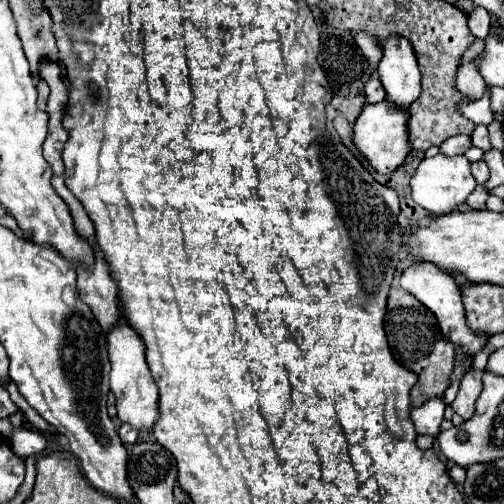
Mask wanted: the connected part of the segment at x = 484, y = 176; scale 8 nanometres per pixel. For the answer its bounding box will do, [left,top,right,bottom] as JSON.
[471,160,489,184]

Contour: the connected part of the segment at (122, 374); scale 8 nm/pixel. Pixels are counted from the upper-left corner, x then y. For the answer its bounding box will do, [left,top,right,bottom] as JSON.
[107,320,159,434]

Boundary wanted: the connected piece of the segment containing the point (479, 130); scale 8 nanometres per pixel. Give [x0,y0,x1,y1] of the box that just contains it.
[471,124,493,150]

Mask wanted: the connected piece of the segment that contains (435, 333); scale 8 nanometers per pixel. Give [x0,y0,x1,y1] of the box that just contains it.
[385,288,455,406]

